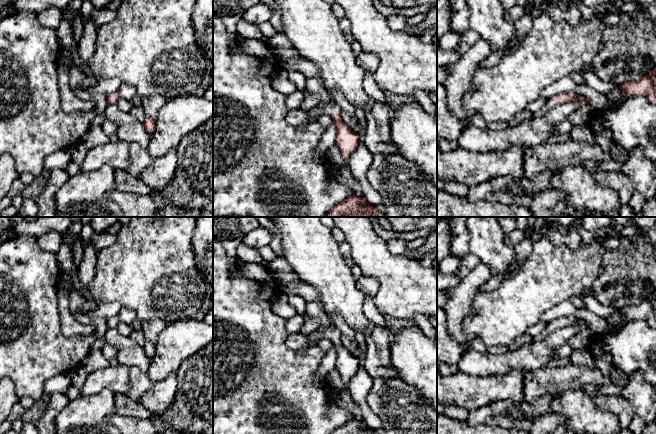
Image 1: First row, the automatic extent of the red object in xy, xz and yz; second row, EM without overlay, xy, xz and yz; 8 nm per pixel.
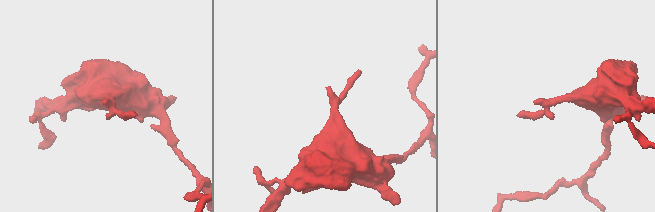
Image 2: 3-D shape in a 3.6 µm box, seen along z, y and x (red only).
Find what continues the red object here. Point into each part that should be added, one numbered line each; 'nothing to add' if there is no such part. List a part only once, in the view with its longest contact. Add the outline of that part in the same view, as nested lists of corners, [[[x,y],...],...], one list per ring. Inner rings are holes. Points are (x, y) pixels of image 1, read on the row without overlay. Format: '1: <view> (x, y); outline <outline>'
1: xz (330, 333); outline [[[336,326],[323,329],[321,331],[315,331],[311,334],[311,337],[325,337],[329,340],[333,340],[335,337],[341,337],[341,332]]]

